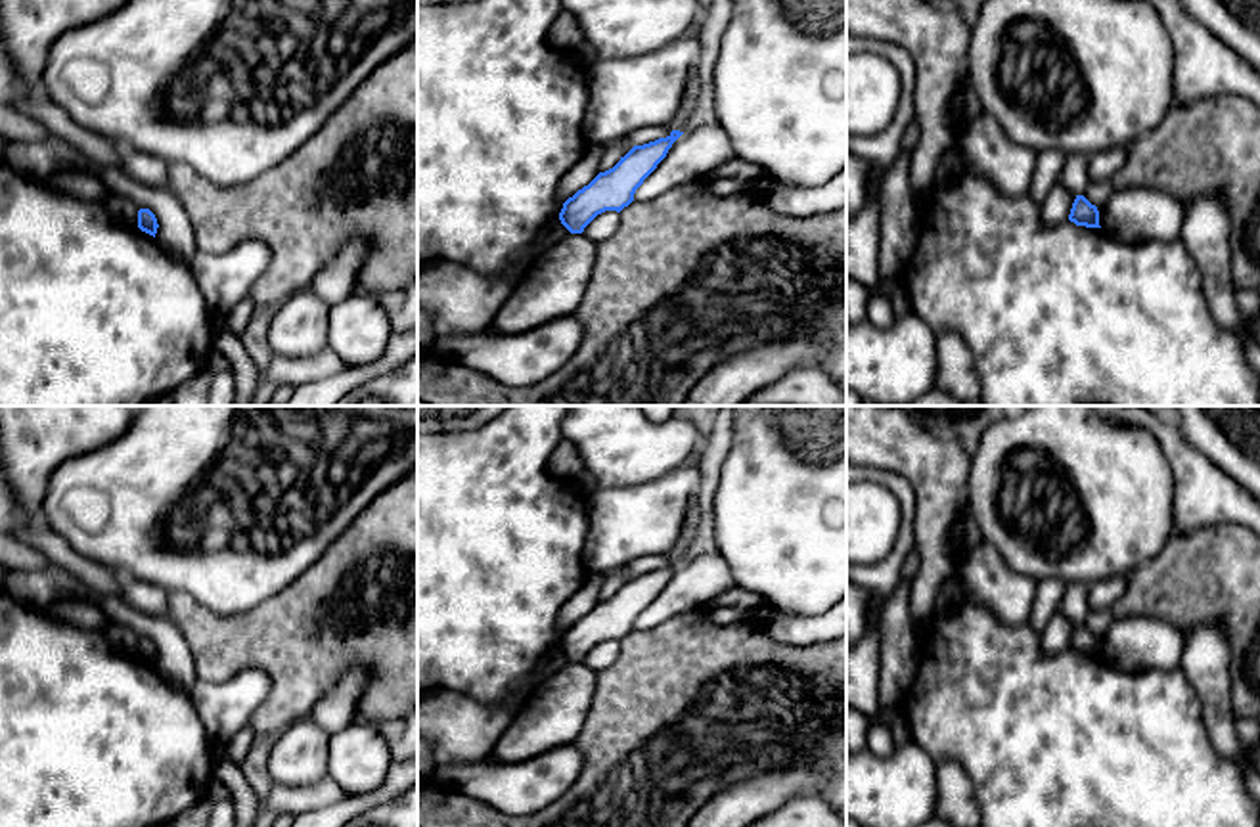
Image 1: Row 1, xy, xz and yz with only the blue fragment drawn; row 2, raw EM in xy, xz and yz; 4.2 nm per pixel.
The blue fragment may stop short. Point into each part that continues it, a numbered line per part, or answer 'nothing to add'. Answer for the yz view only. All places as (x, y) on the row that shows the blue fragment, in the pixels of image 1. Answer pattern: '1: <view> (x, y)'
nothing to add

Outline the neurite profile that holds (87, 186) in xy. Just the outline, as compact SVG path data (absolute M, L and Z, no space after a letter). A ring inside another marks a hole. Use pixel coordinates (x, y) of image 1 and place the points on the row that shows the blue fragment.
M61 170L44 182L56 191L94 203L103 203L111 195L111 190L100 180L98 174Z

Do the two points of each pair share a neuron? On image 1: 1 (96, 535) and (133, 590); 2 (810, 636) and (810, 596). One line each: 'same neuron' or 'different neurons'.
1: different neurons
2: different neurons

